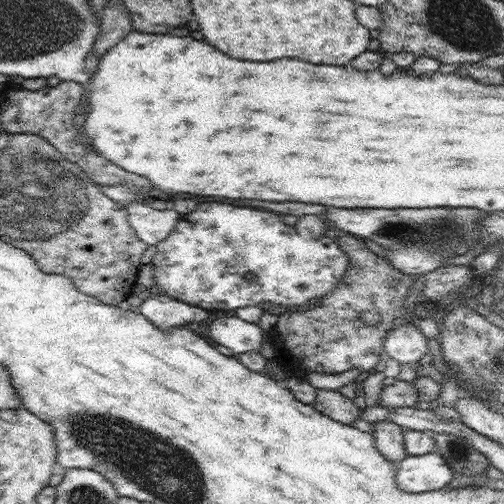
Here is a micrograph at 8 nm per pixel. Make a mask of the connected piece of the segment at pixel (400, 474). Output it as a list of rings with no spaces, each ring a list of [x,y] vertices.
[[[436,450],[420,456],[407,455],[398,463],[396,482],[406,492],[440,490],[455,477],[453,468]]]

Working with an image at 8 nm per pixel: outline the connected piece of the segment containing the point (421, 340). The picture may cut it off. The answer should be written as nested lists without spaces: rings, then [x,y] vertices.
[[[407,322],[393,326],[385,340],[384,351],[399,364],[414,365],[427,352],[434,349],[416,324]]]

